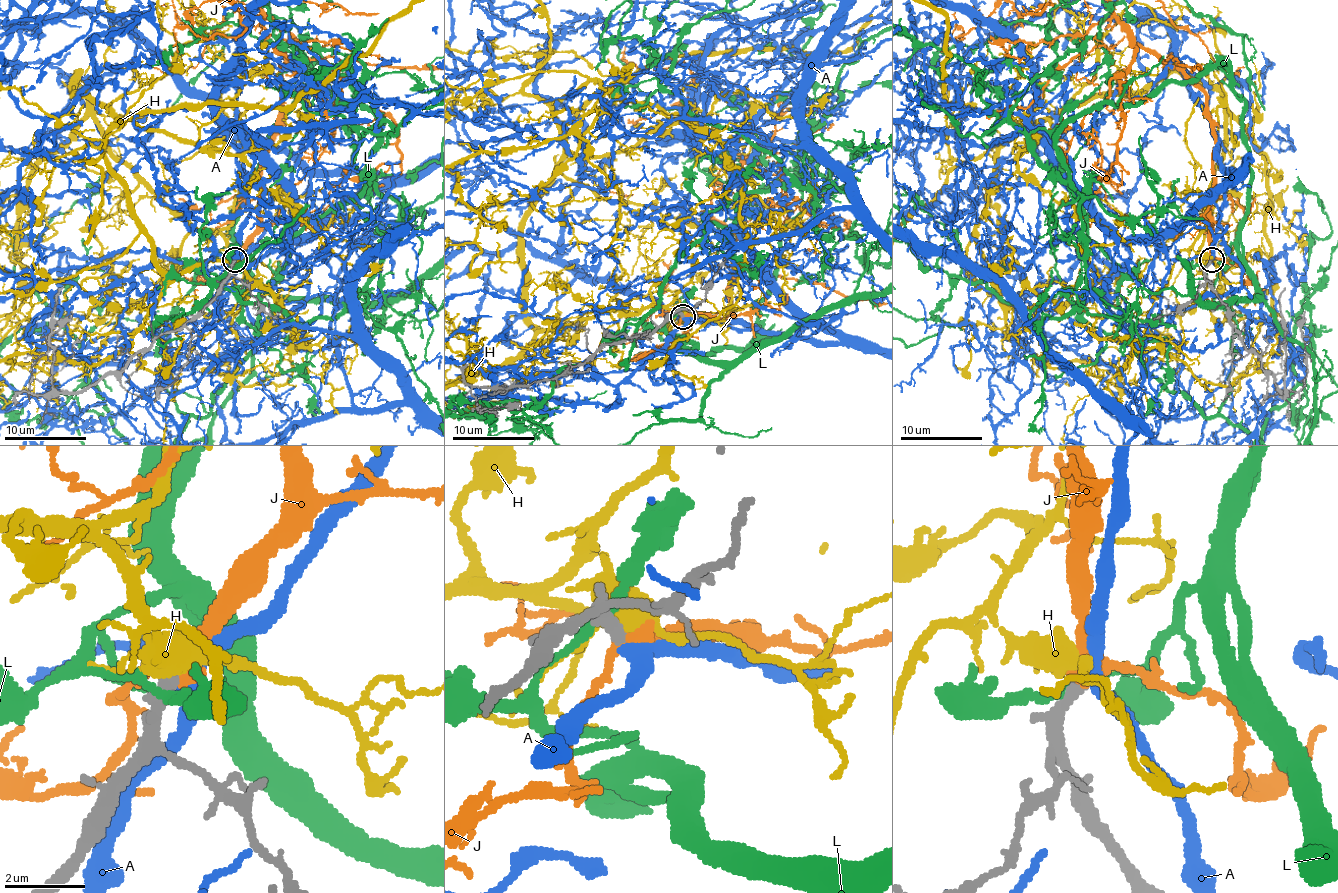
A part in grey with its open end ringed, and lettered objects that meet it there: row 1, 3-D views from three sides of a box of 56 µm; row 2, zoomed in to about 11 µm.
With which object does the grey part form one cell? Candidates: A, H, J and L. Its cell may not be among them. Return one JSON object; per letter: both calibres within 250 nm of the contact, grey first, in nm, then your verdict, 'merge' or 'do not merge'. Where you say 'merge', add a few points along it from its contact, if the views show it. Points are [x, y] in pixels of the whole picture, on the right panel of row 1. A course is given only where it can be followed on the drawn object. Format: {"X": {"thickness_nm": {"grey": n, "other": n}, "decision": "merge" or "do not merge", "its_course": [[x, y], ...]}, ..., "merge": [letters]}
{"A": {"thickness_nm": {"grey": 360, "other": 340}, "decision": "do not merge"}, "H": {"thickness_nm": {"grey": 380, "other": 460}, "decision": "do not merge"}, "J": {"thickness_nm": {"grey": 380, "other": 400}, "decision": "merge"}, "L": {"thickness_nm": {"grey": 500, "other": 200}, "decision": "do not merge"}, "merge": ["J"]}

